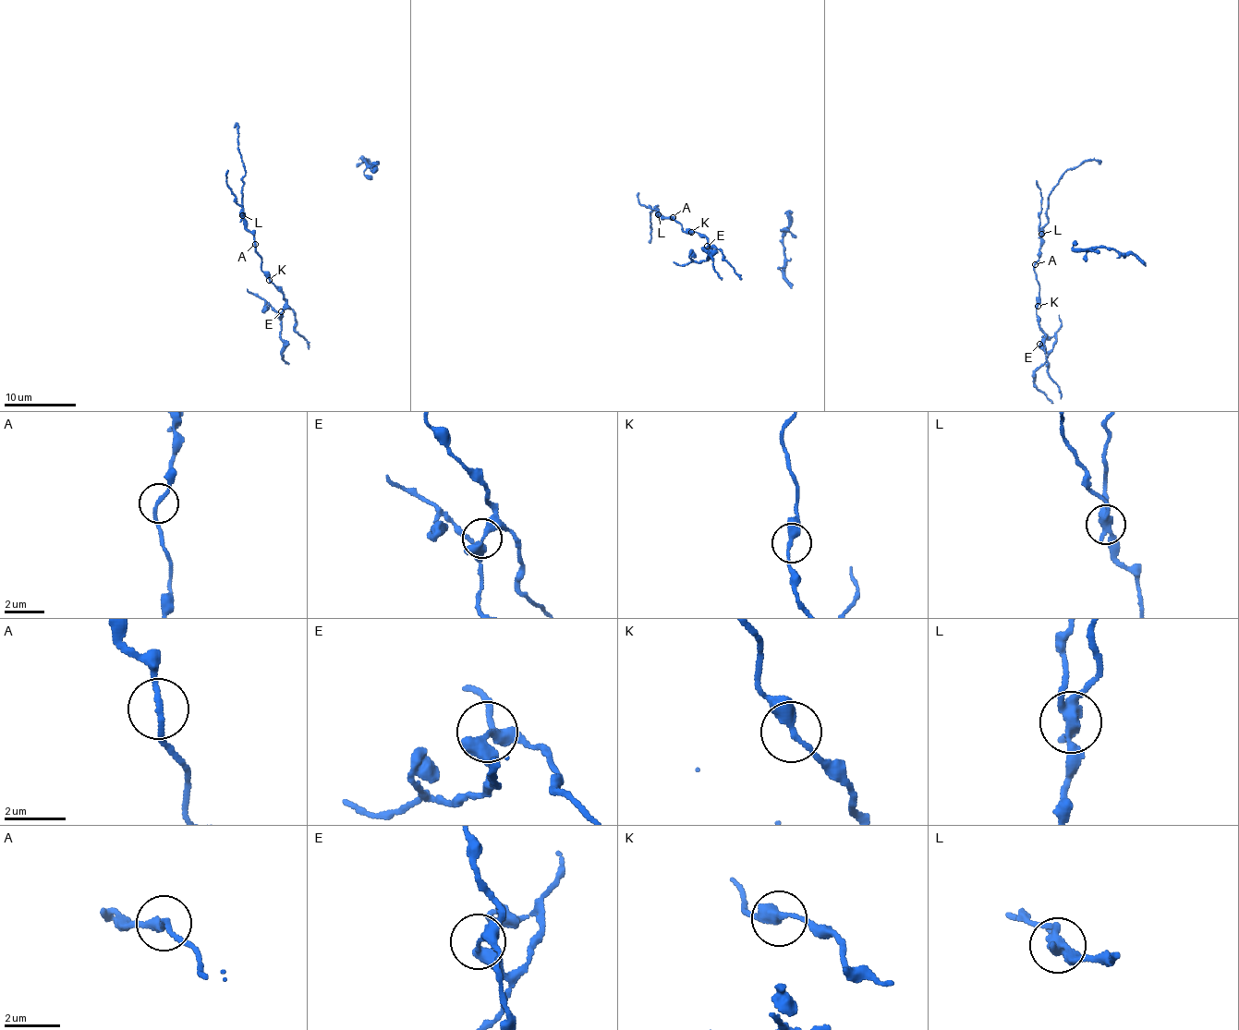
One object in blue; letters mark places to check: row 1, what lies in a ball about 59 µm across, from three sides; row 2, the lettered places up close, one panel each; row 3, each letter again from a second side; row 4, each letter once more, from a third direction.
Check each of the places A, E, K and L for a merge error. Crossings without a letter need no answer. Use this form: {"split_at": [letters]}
{"split_at": ["E", "L"]}

